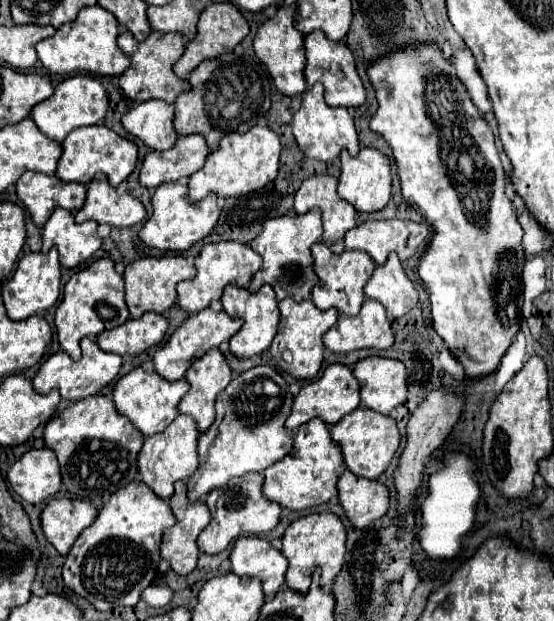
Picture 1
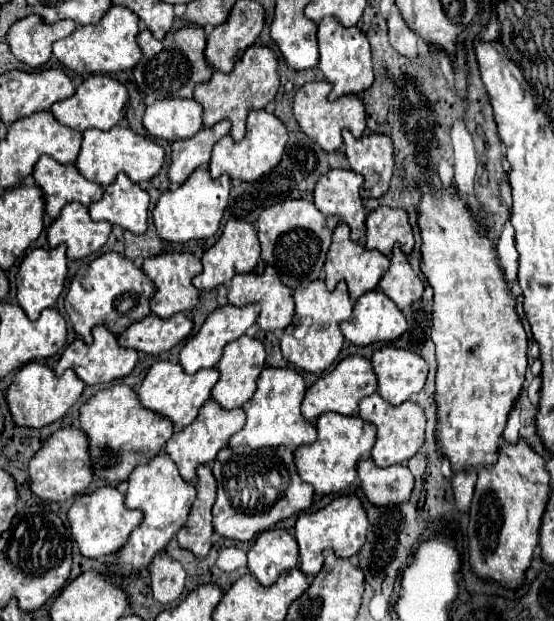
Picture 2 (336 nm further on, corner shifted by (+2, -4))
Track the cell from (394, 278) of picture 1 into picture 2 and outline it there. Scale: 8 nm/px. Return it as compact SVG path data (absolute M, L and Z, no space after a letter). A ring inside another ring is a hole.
M399 246L391 252L391 266L379 282L379 288L399 306L411 306L423 294L423 282L413 272L407 256L401 252Z

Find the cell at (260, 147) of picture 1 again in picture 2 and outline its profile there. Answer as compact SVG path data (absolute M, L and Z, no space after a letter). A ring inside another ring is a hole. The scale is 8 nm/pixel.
M251 110L249 118L247 118L247 134L241 142L235 142L231 136L223 136L215 148L213 148L213 156L211 156L211 178L219 178L221 174L229 174L235 180L243 180L243 182L253 182L259 176L267 174L269 170L273 170L273 166L277 166L277 162L283 156L285 144L287 144L287 128L285 124L275 116L261 110Z

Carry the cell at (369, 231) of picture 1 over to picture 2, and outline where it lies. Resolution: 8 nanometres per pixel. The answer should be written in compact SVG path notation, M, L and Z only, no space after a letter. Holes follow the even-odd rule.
M381 206L373 210L367 216L365 248L373 248L383 254L391 254L395 242L401 244L403 254L411 254L413 230L411 230L407 212L403 208L389 208L389 206Z

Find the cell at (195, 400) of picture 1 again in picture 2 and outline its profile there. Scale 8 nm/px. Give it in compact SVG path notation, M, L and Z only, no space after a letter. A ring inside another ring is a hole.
M245 336L245 338L239 338L237 342L231 342L229 346L225 346L225 354L221 356L221 362L217 364L221 378L213 386L211 398L217 400L225 410L241 408L245 402L249 402L257 390L257 380L259 380L259 374L265 366L265 356L267 356L265 346L257 338Z

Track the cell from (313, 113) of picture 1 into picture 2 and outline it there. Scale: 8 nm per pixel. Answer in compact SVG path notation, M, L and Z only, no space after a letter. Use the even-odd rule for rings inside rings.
M313 80L305 86L301 86L295 94L293 112L295 112L295 118L301 126L301 130L309 138L313 138L323 150L335 152L343 146L343 138L341 138L343 128L349 128L353 132L353 136L357 136L357 138L365 132L365 106L363 106L361 98L355 94L345 94L345 96L329 102L327 100L329 92L331 92L331 84L327 80Z

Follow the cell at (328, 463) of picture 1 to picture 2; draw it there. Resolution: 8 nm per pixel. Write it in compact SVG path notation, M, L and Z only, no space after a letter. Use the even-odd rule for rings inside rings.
M323 414L317 420L317 440L295 450L297 472L315 488L315 494L333 494L357 482L357 462L365 458L375 444L375 426L369 426L361 416Z

